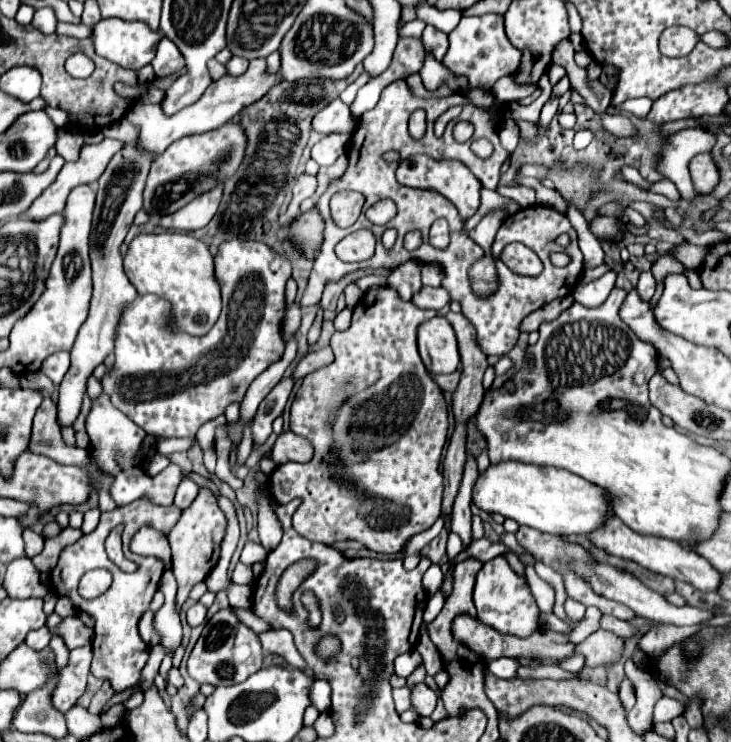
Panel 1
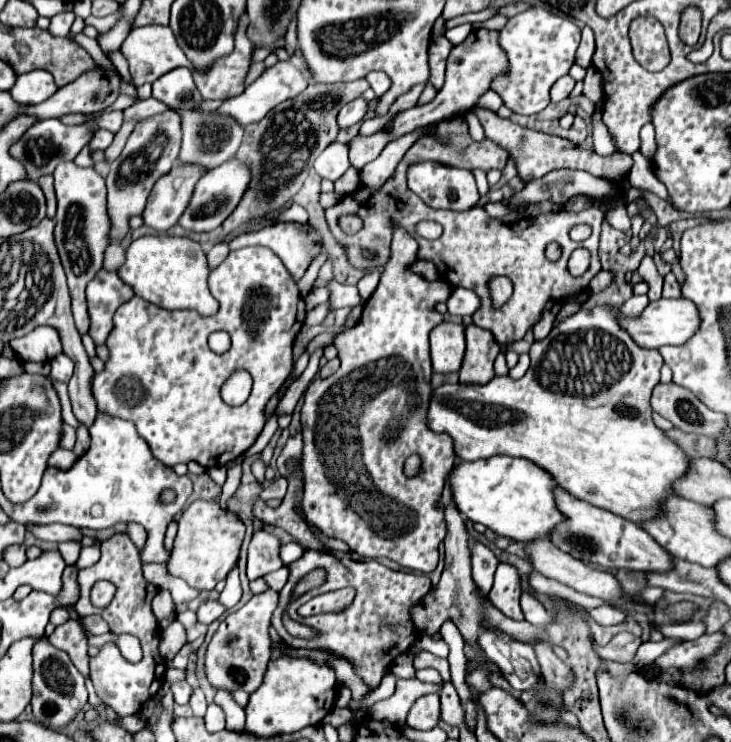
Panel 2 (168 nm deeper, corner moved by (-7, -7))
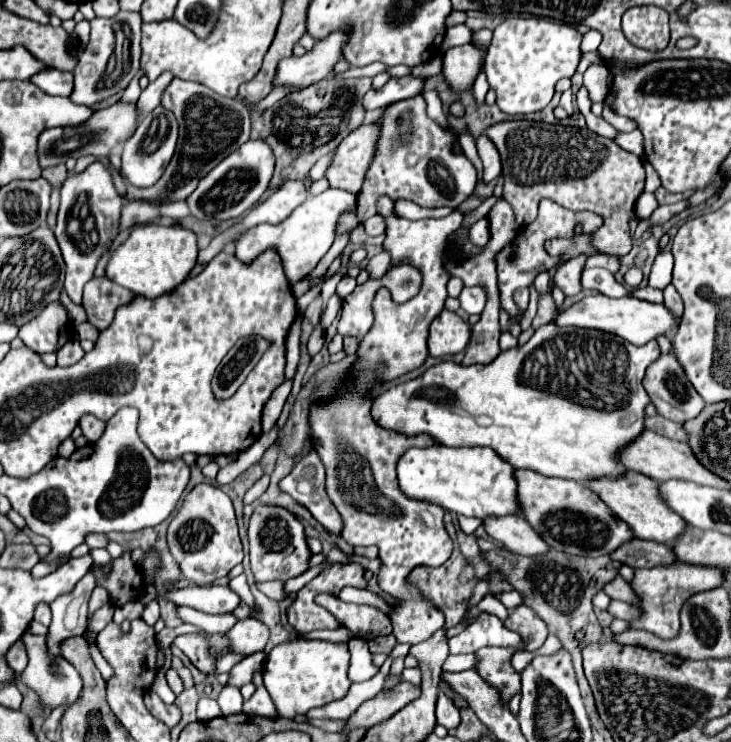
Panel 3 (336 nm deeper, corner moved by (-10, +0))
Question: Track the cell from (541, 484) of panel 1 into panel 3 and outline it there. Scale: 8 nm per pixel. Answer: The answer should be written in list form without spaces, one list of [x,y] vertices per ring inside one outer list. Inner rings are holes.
[[[409,447],[397,463],[399,489],[415,501],[439,505],[451,513],[467,517],[517,515],[515,467],[503,461],[489,447]]]

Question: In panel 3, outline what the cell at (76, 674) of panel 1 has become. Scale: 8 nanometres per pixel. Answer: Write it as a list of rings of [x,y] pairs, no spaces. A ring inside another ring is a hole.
[[[139,601],[127,603],[122,607],[116,607],[113,615],[113,622],[121,625],[125,620],[131,621],[139,618],[144,608],[145,606]]]

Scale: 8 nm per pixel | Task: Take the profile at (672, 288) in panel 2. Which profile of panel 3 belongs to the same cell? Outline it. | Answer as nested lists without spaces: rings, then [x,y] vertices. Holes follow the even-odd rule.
[[[669,285],[663,293],[665,293],[665,307],[671,311],[671,315],[677,319],[677,323],[681,323],[681,317],[683,317],[683,315],[681,315],[681,313],[683,313],[683,303],[681,303],[681,299],[679,299],[675,287]]]

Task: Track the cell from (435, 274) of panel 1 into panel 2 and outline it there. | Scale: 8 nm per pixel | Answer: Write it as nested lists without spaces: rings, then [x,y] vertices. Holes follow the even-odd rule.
[[[402,228],[394,230],[394,238],[392,238],[392,256],[388,260],[388,264],[384,266],[380,284],[376,288],[376,292],[366,300],[362,316],[358,320],[358,324],[350,330],[344,332],[340,336],[336,336],[334,346],[338,350],[338,358],[340,358],[340,368],[326,380],[316,378],[312,380],[312,384],[308,386],[308,390],[304,392],[304,406],[301,409],[301,433],[303,436],[302,451],[302,488],[300,488],[300,506],[302,512],[306,516],[306,522],[314,528],[318,528],[324,536],[328,538],[338,538],[342,542],[346,542],[350,546],[352,552],[358,552],[362,556],[386,556],[394,562],[398,562],[404,568],[412,568],[412,570],[420,570],[420,572],[432,572],[438,564],[438,548],[446,536],[446,522],[444,522],[444,508],[440,506],[440,498],[442,498],[442,490],[444,490],[444,482],[454,466],[454,450],[452,450],[452,438],[448,438],[448,434],[436,434],[432,430],[428,430],[426,424],[426,414],[428,414],[428,402],[432,398],[432,366],[430,366],[430,346],[428,346],[428,334],[434,326],[438,326],[444,316],[434,310],[434,304],[438,302],[446,302],[452,288],[446,280],[424,280],[418,274],[412,274],[406,270],[406,266],[410,262],[417,260],[417,251],[419,245],[417,241],[408,236]],[[412,454],[420,454],[420,462],[424,460],[424,470],[420,470],[420,478],[404,478],[404,462],[408,456]]]

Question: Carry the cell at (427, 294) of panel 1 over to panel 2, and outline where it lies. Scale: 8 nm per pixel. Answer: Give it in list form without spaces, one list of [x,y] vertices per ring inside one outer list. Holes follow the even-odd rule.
[[[454,288],[450,298],[446,300],[448,312],[456,314],[456,316],[464,316],[464,314],[474,314],[480,306],[480,298],[476,296],[476,292],[468,290],[468,288]]]

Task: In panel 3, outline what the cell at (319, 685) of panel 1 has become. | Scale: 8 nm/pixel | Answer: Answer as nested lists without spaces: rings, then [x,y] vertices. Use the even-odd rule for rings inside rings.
[[[357,637],[351,639],[349,651],[351,651],[351,667],[349,667],[351,681],[367,681],[379,673],[379,667],[373,665],[373,657],[363,639],[357,639]]]

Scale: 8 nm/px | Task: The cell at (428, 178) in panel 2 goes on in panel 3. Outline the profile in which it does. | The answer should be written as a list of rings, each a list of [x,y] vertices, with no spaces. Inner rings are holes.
[[[423,95],[389,105],[373,125],[379,127],[379,143],[375,145],[375,159],[367,169],[363,191],[357,197],[359,223],[377,215],[377,201],[383,195],[393,201],[407,199],[421,207],[457,209],[473,193],[477,185],[475,167],[465,155],[453,151],[455,133],[427,117]]]

